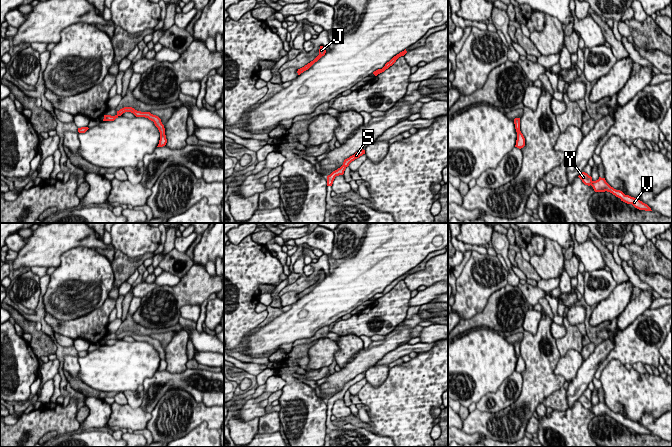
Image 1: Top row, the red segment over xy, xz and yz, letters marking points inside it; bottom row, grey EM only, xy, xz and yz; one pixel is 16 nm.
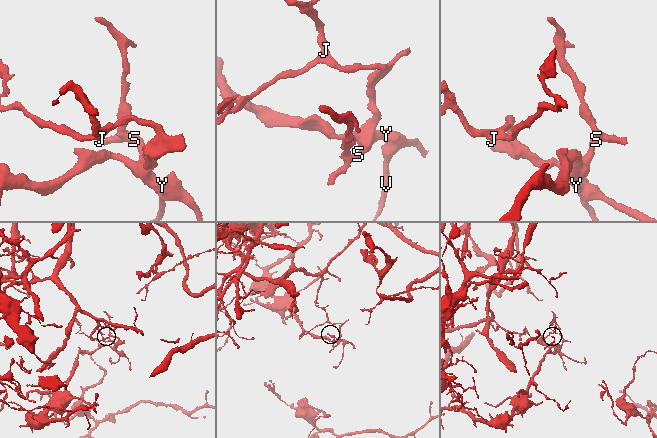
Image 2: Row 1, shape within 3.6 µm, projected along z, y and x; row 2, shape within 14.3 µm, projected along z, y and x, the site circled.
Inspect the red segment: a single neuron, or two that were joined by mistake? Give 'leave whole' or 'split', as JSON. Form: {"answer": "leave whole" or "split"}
{"answer": "split"}

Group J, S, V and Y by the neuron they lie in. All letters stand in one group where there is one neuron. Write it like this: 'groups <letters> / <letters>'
groups J / S V Y

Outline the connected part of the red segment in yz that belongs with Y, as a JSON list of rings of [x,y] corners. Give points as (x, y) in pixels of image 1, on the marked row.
[[[581,172],[578,177],[582,180],[582,182],[585,185],[588,185],[588,186],[591,185],[595,192],[605,192],[605,191],[607,191],[607,192],[612,193],[616,197],[620,198],[621,201],[623,201],[627,204],[632,204],[635,208],[639,209],[639,210],[652,211],[651,208],[647,204],[643,203],[639,199],[636,199],[636,198],[631,197],[629,195],[625,195],[622,191],[616,190],[613,187],[611,187],[606,182],[605,178],[599,177],[598,180],[593,181],[592,177],[589,176],[585,172]]]

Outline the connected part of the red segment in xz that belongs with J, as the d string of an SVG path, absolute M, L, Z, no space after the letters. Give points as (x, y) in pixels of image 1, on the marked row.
M320 46L319 55L313 61L311 61L310 63L305 65L304 67L298 69L298 71L297 71L298 75L303 73L304 71L308 70L315 62L317 62L322 56L324 56L325 53L326 53L326 50L324 49L324 47Z

